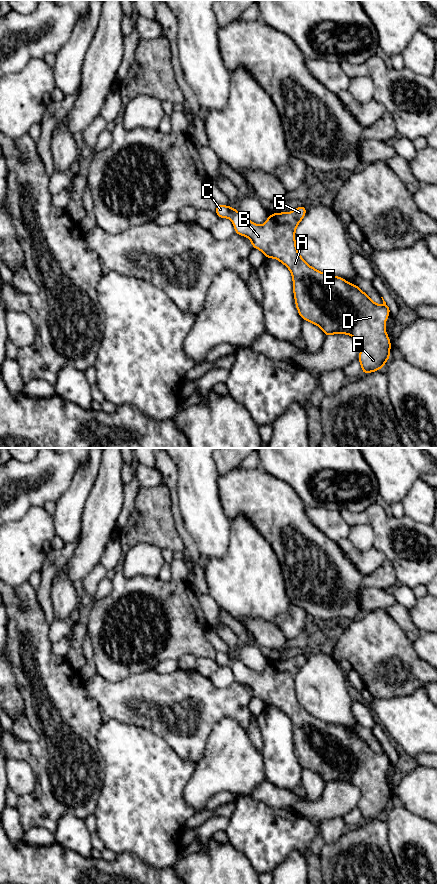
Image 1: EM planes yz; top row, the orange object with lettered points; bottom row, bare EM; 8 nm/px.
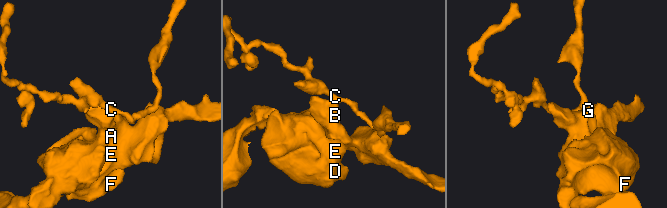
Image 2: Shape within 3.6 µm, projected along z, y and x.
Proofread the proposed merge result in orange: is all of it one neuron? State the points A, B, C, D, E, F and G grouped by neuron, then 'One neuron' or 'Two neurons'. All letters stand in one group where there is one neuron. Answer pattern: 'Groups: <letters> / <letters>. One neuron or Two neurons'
Groups: A B D E F G / C. Two neurons

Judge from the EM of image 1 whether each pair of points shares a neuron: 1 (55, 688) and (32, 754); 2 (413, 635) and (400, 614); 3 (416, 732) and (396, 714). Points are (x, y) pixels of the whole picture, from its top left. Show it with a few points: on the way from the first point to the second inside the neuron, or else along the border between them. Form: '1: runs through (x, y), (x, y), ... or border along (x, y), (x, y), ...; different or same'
1: runs through (55, 704), (55, 731), (48, 738); same
2: runs through (410, 630), (403, 619); same
3: runs through (411, 727), (401, 717); same

